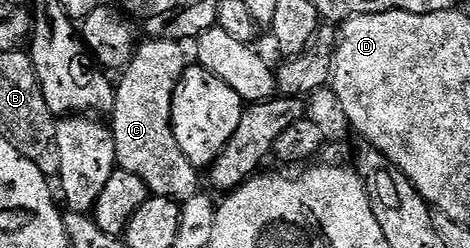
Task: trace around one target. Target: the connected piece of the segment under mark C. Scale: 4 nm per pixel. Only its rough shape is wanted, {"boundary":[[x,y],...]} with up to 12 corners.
{"boundary":[[133,51],[115,85],[116,162],[154,196],[186,201],[201,173],[172,129],[190,52]]}

